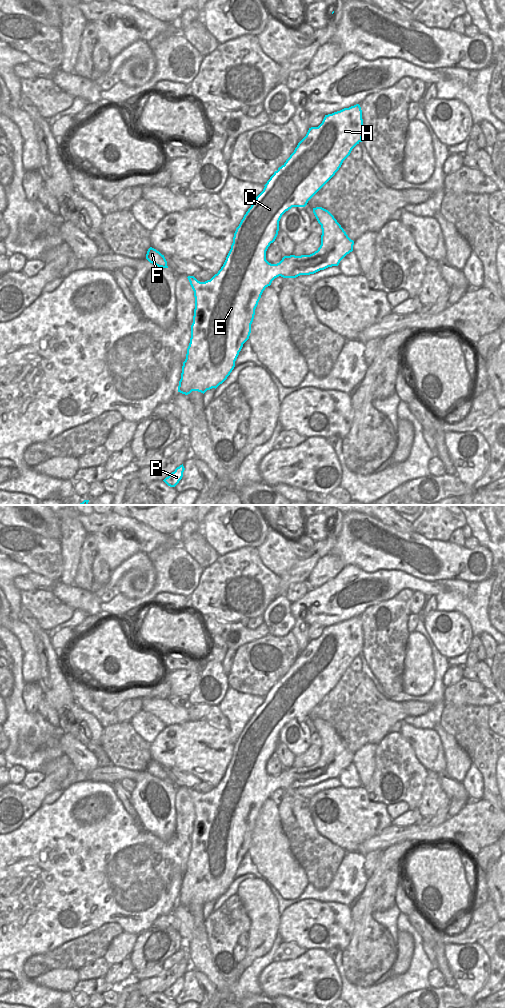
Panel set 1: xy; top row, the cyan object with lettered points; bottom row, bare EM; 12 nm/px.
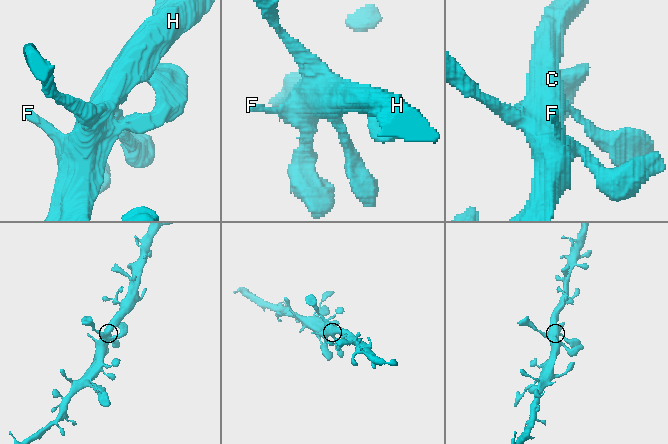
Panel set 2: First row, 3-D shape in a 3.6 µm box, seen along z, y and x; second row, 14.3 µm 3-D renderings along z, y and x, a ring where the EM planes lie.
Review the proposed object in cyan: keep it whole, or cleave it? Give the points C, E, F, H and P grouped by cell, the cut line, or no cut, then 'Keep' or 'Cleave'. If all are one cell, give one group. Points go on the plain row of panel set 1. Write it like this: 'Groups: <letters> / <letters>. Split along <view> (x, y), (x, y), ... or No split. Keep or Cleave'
Groups: C E F H P. No split. Keep.

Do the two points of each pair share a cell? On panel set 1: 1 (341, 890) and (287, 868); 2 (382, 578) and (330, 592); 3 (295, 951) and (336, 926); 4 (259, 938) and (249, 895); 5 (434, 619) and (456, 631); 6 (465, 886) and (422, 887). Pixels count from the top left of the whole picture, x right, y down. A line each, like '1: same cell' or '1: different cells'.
1: different cells
2: same cell
3: different cells
4: same cell
5: same cell
6: same cell

